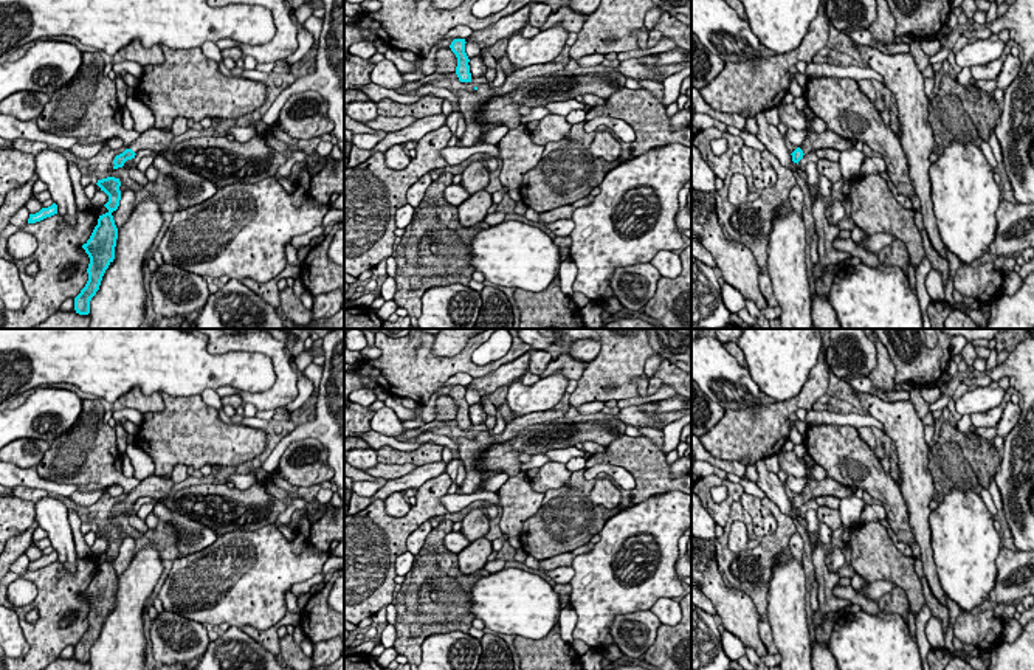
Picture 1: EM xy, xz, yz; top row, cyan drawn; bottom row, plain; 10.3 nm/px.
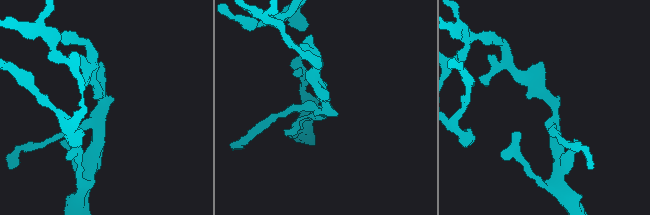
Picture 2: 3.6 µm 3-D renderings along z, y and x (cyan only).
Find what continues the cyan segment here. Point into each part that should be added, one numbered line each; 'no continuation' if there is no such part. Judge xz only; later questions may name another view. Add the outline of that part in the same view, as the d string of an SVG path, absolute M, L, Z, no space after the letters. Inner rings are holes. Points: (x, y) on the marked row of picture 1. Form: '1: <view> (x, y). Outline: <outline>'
1: xz (470, 103). Outline: M560 62L532 65L516 70L512 74L507 74L505 82L501 87L481 84L473 92L459 90L457 92L459 110L465 118L467 129L462 138L459 140L457 146L459 147L476 146L482 133L482 124L477 119L477 113L488 99L515 92L524 81L530 78L557 73L561 68L564 67Z

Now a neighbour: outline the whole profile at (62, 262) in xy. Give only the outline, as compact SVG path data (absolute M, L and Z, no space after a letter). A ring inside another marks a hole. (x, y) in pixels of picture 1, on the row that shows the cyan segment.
M88 211L76 212L74 226L70 226L59 214L36 223L28 223L22 230L37 239L37 248L25 259L14 259L8 253L8 239L19 228L9 223L0 233L0 259L16 264L25 293L29 298L29 304L22 310L8 310L0 299L0 329L31 329L57 312L65 299L74 299L81 293L88 281L87 268L90 264L90 257L82 245L87 243L96 225L98 219Z

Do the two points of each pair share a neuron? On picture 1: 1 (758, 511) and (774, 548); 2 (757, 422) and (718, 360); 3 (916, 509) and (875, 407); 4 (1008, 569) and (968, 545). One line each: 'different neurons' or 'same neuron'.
1: different neurons
2: different neurons
3: same neuron
4: different neurons

